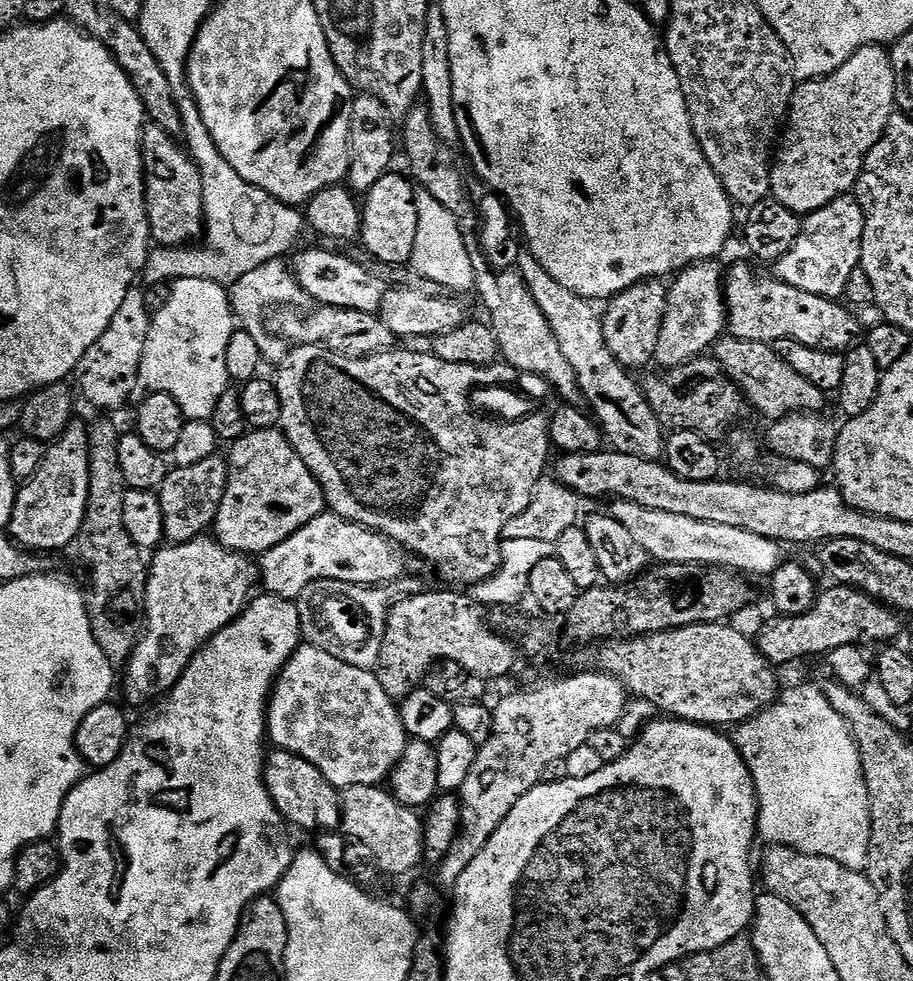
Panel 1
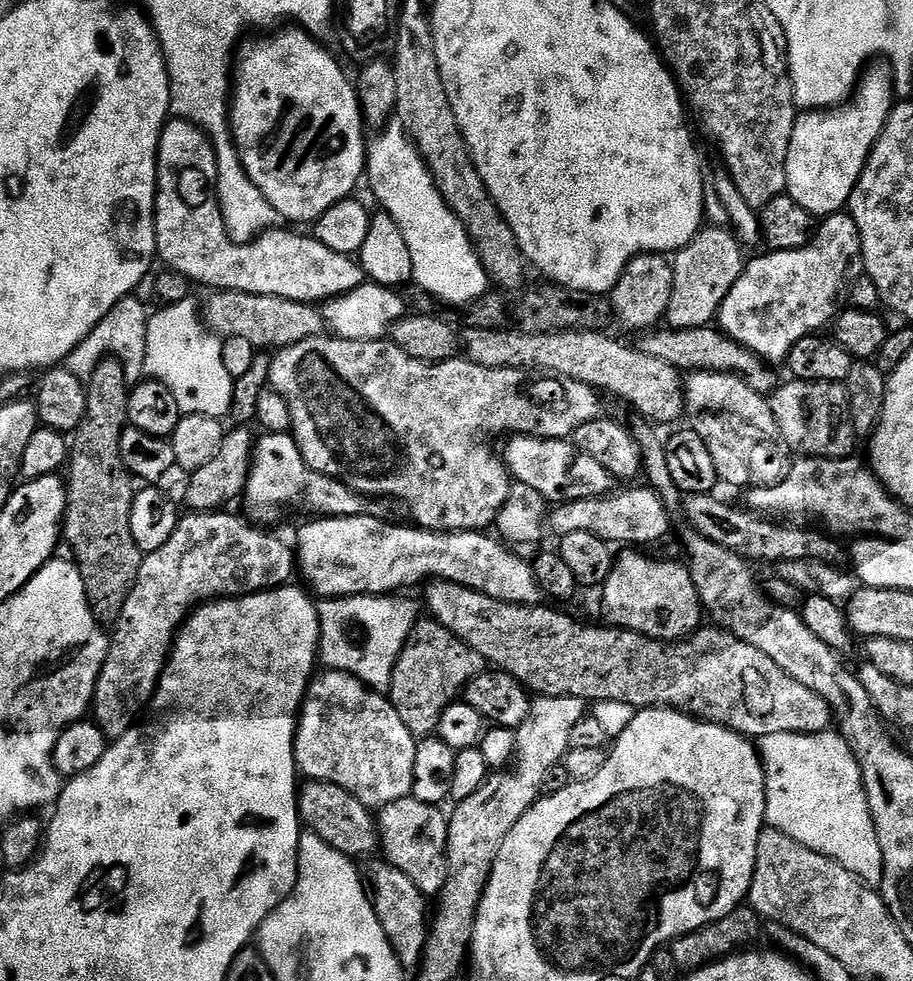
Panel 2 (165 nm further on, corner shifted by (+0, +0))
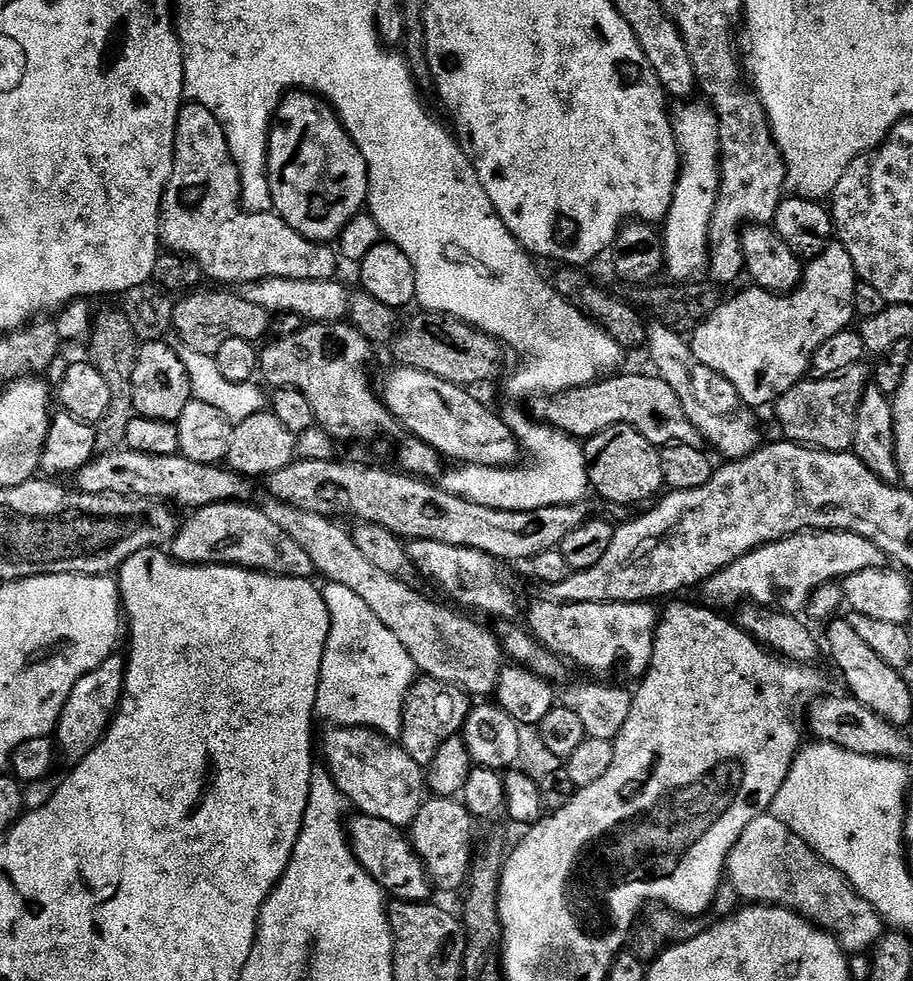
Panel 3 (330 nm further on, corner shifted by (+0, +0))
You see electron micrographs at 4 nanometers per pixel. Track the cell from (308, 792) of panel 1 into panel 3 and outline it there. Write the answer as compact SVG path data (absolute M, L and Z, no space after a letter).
M356 814L347 821L346 831L348 845L356 861L378 882L378 886L384 889L389 897L395 900L427 901L434 885L428 876L426 866L422 858L412 849L411 839L406 835L405 829L394 826L382 818Z

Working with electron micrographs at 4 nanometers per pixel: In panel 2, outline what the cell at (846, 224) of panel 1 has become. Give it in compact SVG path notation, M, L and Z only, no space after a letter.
M847 211L834 213L819 221L816 234L804 248L786 250L785 252L769 251L768 256L756 256L747 261L734 286L730 286L730 294L726 294L726 302L722 302L718 317L718 327L734 342L738 342L746 350L758 354L766 363L780 366L785 363L794 350L794 342L802 342L802 338L819 333L835 321L841 311L846 293L852 286L854 277L861 271L862 242L858 234L858 226Z

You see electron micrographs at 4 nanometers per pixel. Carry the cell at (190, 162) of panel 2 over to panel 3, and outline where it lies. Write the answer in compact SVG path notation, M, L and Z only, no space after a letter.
M185 103L181 107L178 114L178 122L176 123L176 157L174 158L174 170L168 179L168 185L164 187L164 197L160 203L160 238L165 249L180 252L183 256L194 258L198 262L198 266L204 272L205 277L210 281L217 280L220 286L239 286L249 284L250 282L258 282L266 278L302 278L303 280L331 280L337 275L336 260L338 256L335 251L332 252L327 243L307 240L302 234L298 234L298 230L294 230L286 223L281 216L277 216L275 211L267 212L246 212L243 204L240 202L240 175L238 174L238 166L234 162L234 158L230 154L230 146L226 142L226 134L222 130L222 126L218 122L218 118L214 118L214 114L210 110L206 110L206 106L201 104Z

